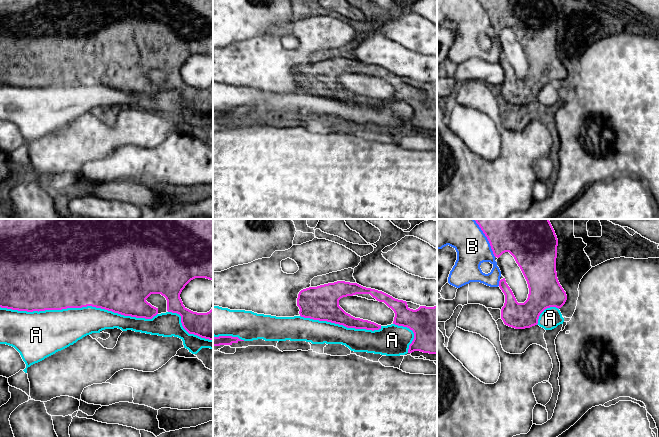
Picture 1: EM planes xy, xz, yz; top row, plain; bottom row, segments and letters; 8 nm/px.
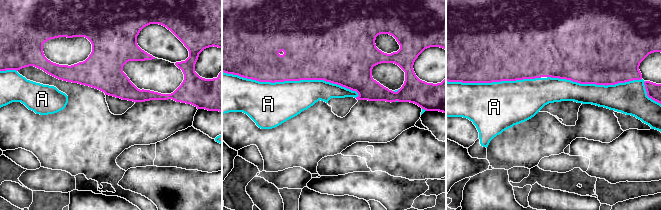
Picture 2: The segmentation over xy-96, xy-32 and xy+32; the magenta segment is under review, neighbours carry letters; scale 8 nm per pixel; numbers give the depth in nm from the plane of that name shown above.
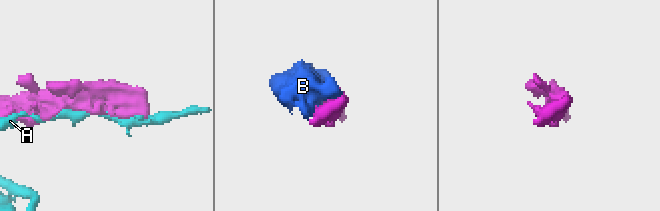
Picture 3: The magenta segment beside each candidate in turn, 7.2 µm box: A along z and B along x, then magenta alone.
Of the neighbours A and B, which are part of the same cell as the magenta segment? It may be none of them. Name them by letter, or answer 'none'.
none

